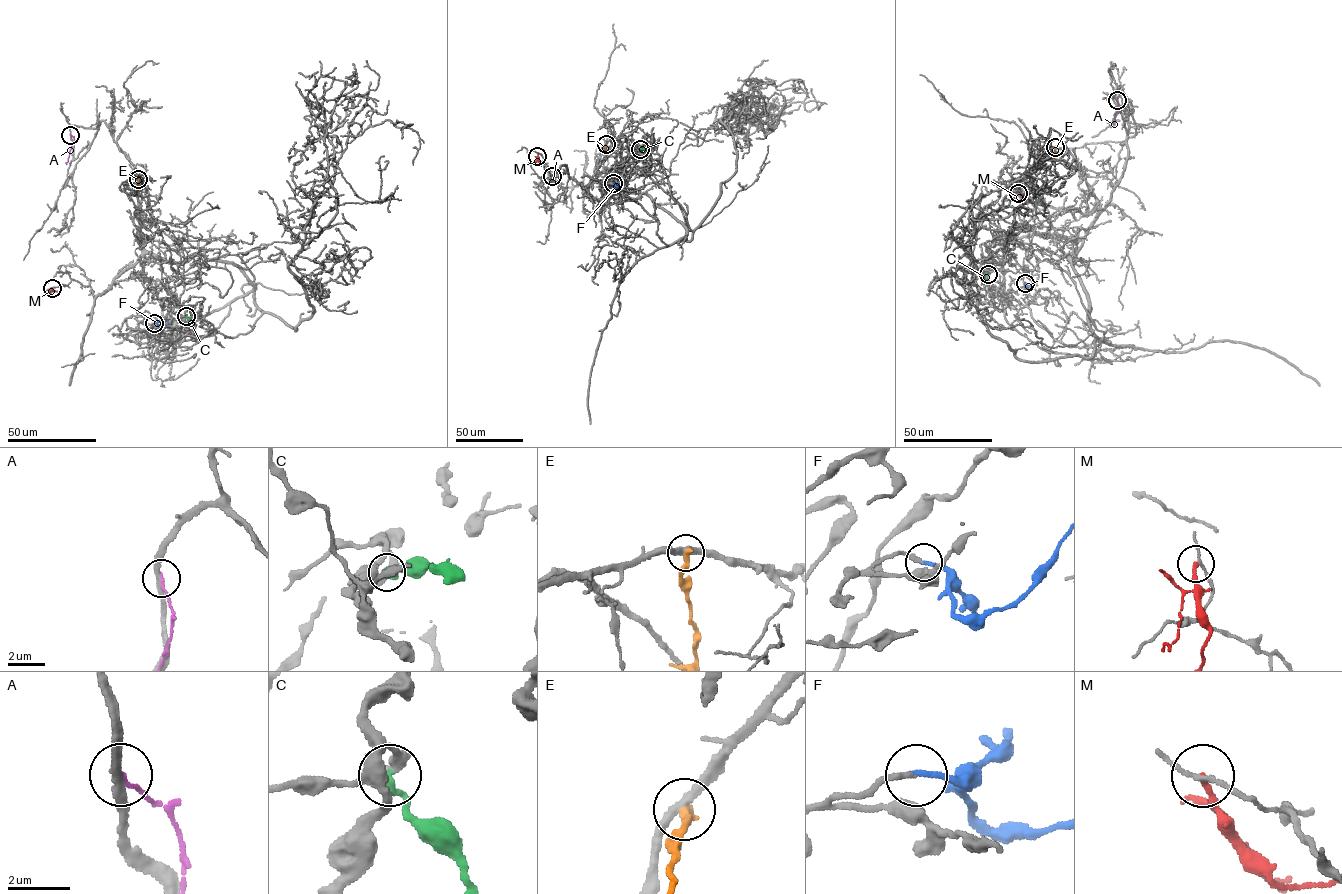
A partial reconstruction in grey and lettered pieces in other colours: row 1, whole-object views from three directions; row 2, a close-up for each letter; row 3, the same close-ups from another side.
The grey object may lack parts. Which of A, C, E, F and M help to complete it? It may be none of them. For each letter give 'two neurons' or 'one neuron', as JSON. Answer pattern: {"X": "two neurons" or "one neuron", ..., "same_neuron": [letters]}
{"A": "two neurons", "C": "two neurons", "E": "two neurons", "F": "one neuron", "M": "two neurons", "same_neuron": ["F"]}

